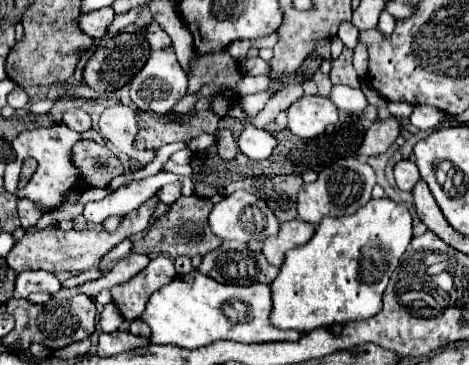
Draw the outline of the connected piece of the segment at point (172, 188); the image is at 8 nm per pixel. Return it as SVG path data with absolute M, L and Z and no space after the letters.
M176 181L172 185L164 185L156 195L162 203L174 203L178 197L182 197L182 183Z

